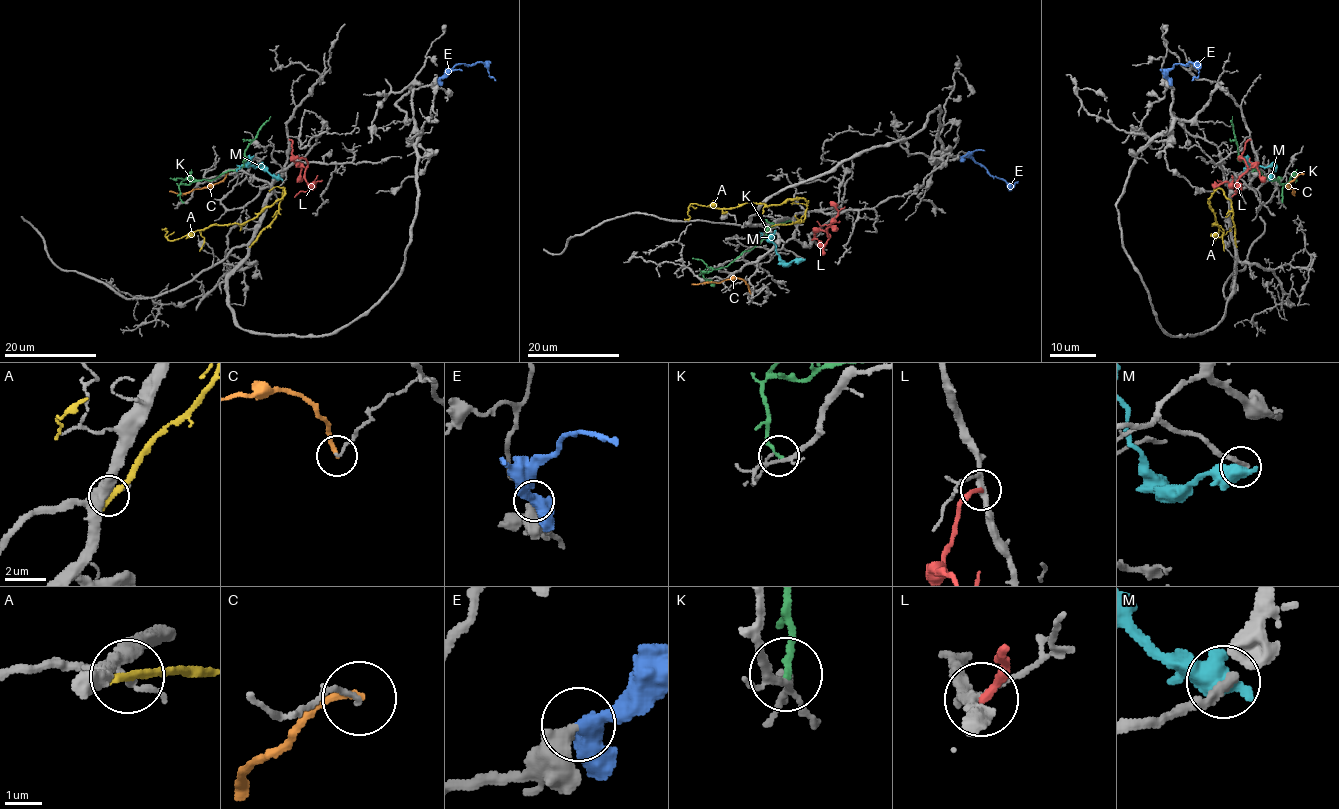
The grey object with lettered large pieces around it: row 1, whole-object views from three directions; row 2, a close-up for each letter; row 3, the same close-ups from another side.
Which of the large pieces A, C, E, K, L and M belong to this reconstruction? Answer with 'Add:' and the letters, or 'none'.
Add: E

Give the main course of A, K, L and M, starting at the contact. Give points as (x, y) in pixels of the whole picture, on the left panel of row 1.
A: (252, 243), (275, 217), (284, 188), (281, 197), (242, 224), (208, 226), (169, 240), (162, 228)
K: (183, 202), (180, 185), (214, 180), (243, 165), (246, 146), (270, 116)
L: (289, 139), (291, 153), (302, 157), (307, 164), (305, 180), (309, 183), (315, 182), (309, 186)
M: (279, 178), (272, 176), (261, 166), (240, 166), (236, 171)

